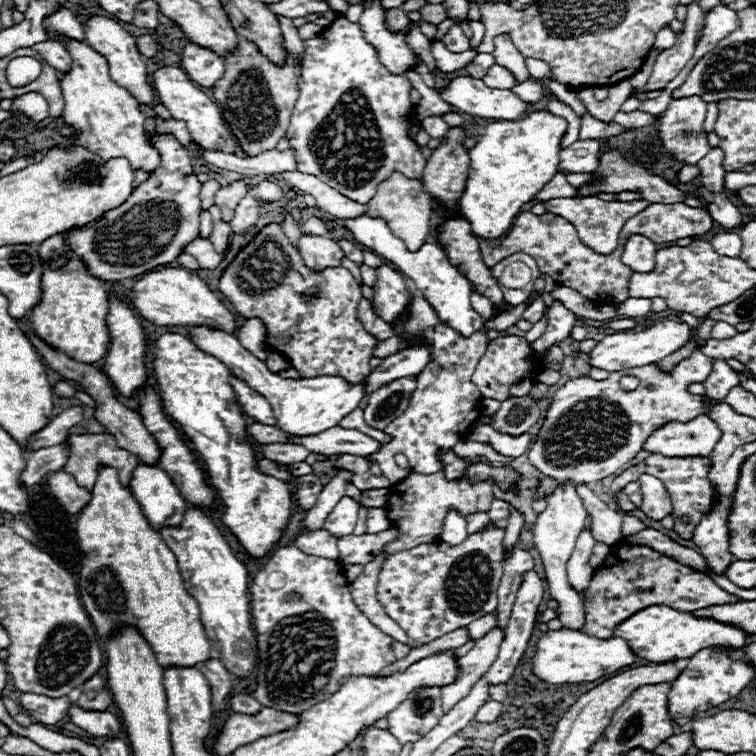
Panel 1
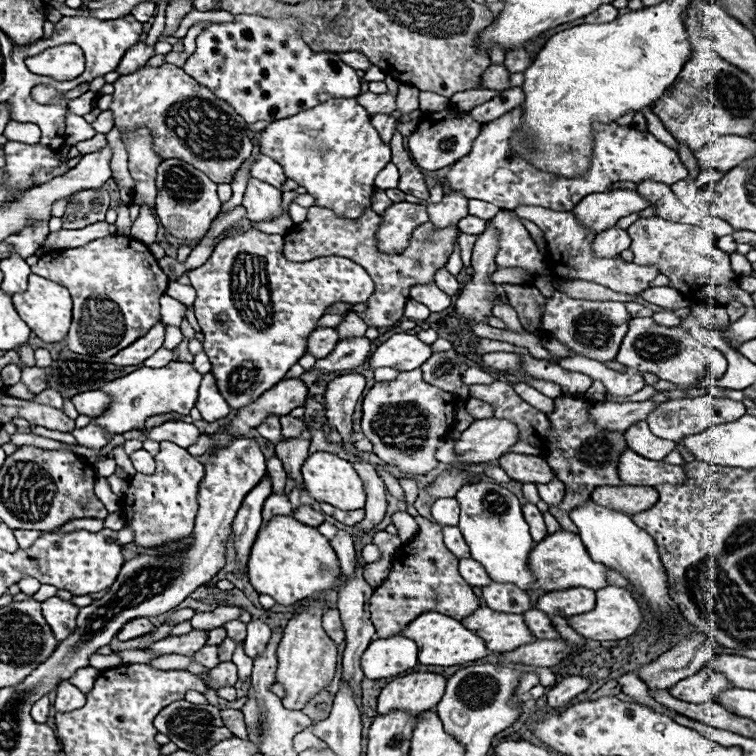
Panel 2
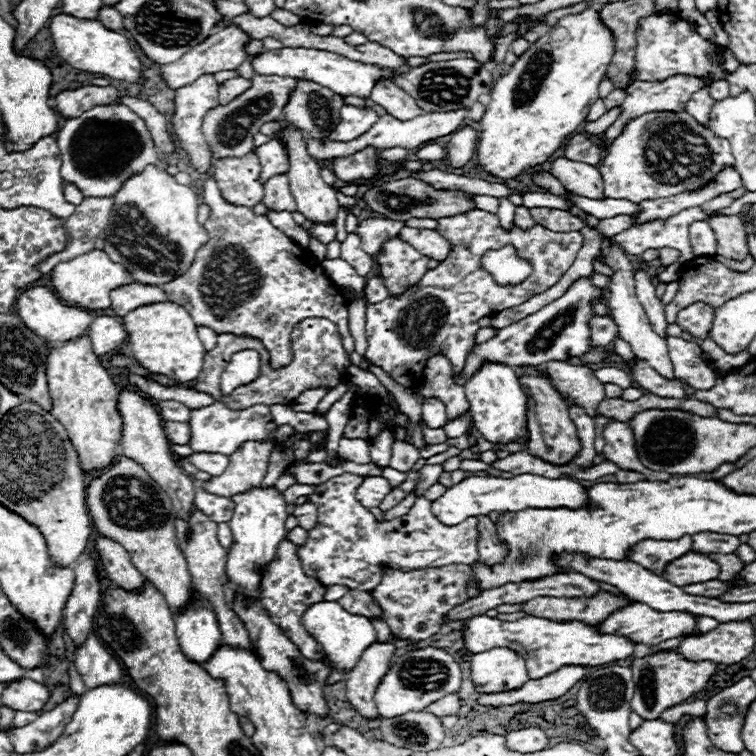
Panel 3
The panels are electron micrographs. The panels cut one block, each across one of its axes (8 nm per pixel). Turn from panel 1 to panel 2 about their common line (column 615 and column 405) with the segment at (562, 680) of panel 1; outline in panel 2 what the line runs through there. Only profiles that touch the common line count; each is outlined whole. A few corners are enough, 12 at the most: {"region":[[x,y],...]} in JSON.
{"region":[[404,636],[372,640],[360,660],[370,680],[418,666],[418,646]]}

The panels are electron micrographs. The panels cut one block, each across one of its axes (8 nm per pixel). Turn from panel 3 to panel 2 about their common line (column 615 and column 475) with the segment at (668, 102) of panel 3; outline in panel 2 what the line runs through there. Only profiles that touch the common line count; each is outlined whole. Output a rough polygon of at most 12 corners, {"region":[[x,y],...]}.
{"region":[[456,108],[428,112],[408,138],[420,168],[466,156],[480,126]]}

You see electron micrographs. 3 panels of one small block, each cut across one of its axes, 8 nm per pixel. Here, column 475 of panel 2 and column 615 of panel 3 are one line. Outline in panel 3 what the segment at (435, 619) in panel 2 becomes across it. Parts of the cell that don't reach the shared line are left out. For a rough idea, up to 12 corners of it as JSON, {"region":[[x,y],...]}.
{"region":[[524,616],[468,620],[466,648],[524,654],[532,680],[602,666],[638,646],[596,626]]}

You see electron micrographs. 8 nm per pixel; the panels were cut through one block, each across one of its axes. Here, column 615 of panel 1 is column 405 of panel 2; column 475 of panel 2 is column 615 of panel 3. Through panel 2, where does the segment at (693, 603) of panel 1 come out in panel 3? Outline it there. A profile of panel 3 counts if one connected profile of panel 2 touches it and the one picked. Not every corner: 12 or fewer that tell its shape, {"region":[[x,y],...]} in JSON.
{"region":[[600,590],[590,598],[538,596],[524,602],[528,616],[600,624],[626,594]]}

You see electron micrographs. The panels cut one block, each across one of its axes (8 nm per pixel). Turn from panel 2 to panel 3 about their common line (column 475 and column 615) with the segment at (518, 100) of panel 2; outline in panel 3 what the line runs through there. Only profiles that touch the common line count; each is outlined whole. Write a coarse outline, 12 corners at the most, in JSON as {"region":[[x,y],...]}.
{"region":[[620,108],[608,110],[596,122],[584,126],[586,134],[602,134],[620,114]]}

